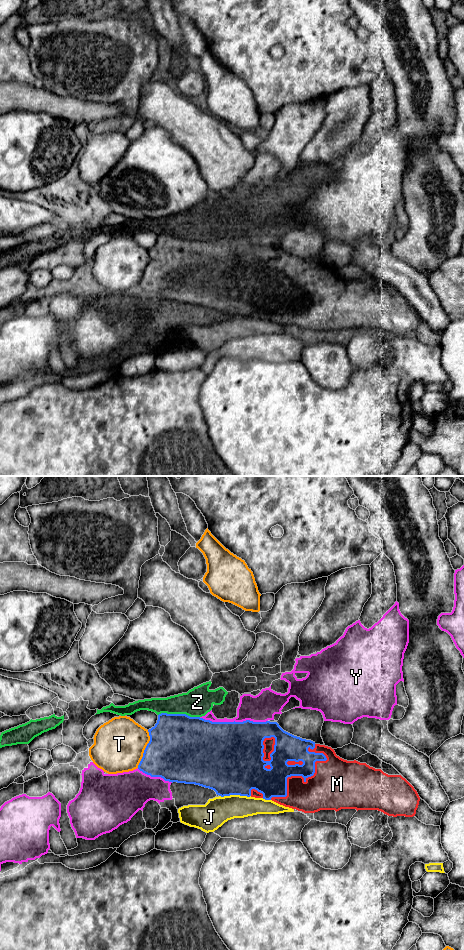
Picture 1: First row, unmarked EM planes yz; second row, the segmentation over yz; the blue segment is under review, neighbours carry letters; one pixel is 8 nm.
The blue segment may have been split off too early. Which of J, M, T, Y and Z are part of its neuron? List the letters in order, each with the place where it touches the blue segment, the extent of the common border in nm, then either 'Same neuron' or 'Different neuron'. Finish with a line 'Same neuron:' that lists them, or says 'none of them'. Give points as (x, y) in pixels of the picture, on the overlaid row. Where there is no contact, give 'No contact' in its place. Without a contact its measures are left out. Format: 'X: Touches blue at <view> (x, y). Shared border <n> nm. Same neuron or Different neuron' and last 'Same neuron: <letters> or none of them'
J: Touches blue at yz (234, 794). Shared border 260 nm. Different neuron
M: Touches blue at yz (306, 777). Shared border 550 nm. Same neuron
T: Touches blue at yz (145, 749). Shared border 320 nm. Different neuron
Y: Touches blue at yz (234, 721). Shared border 550 nm. Different neuron
Z: Touches blue at yz (179, 714). Shared border 340 nm. Different neuron
Same neuron: M

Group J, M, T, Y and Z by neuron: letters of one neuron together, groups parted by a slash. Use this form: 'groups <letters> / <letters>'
groups J / M / T / Y / Z

